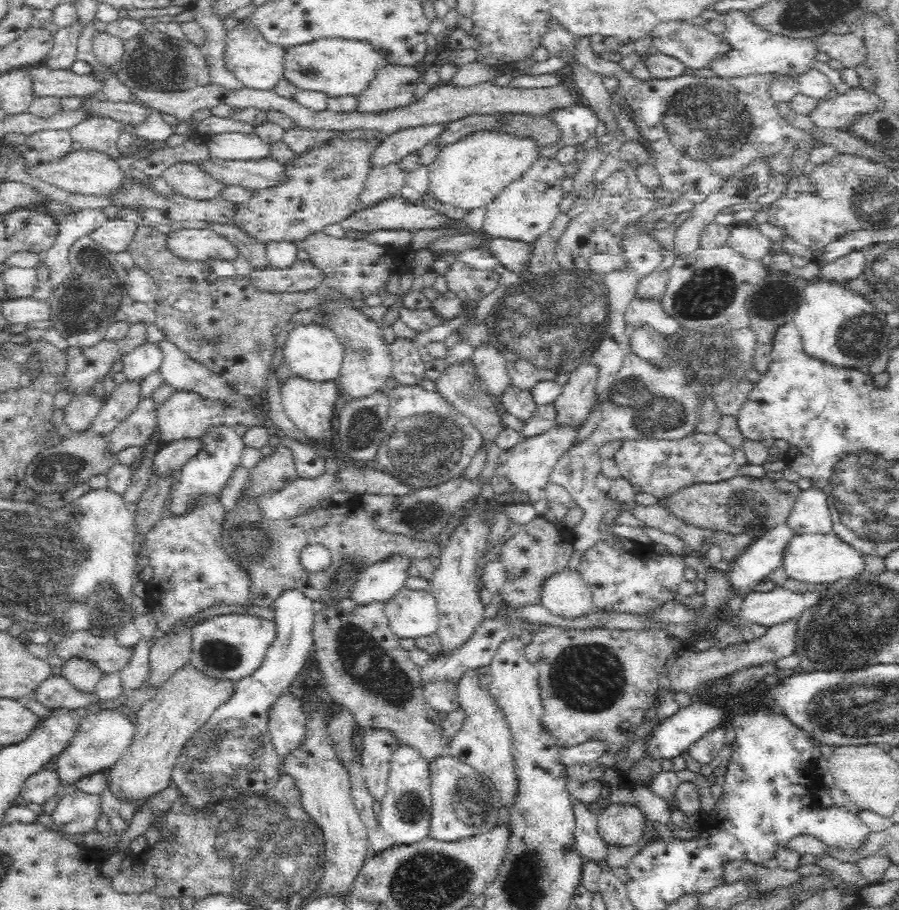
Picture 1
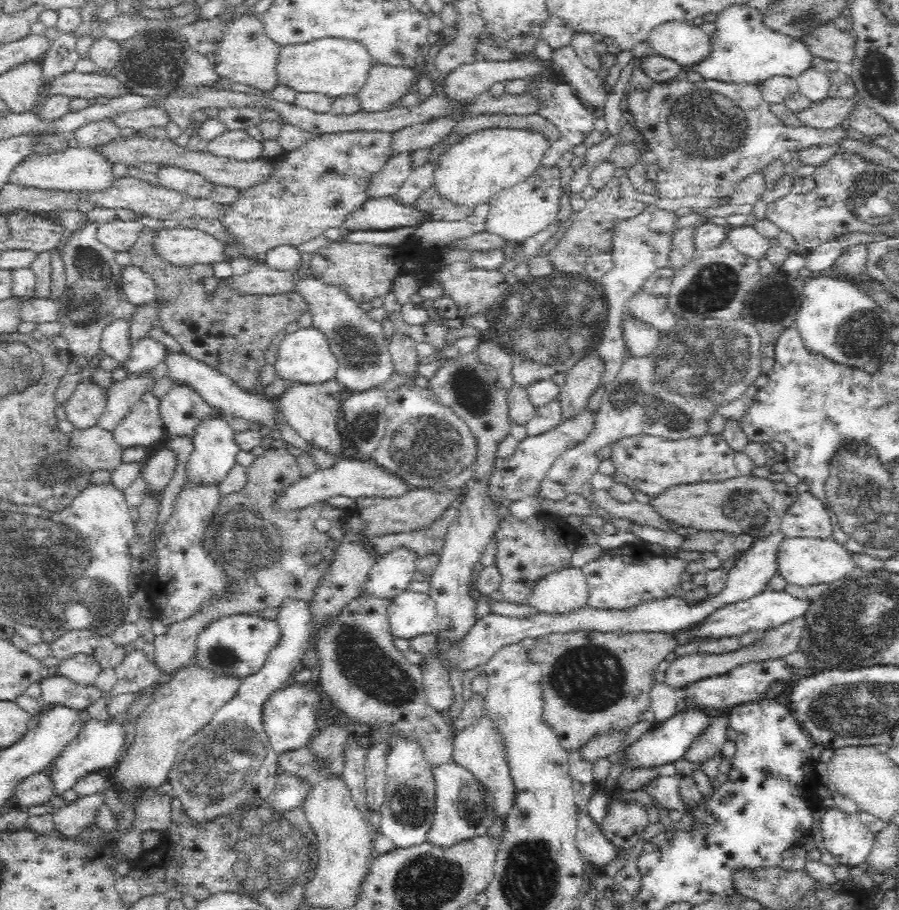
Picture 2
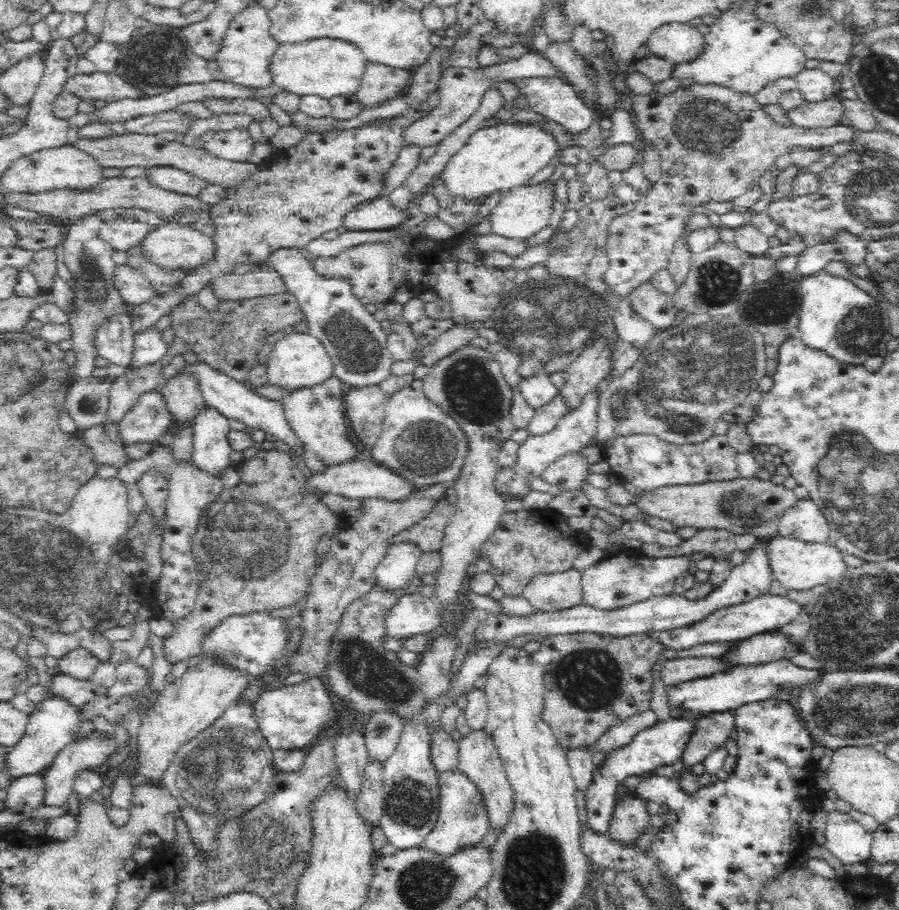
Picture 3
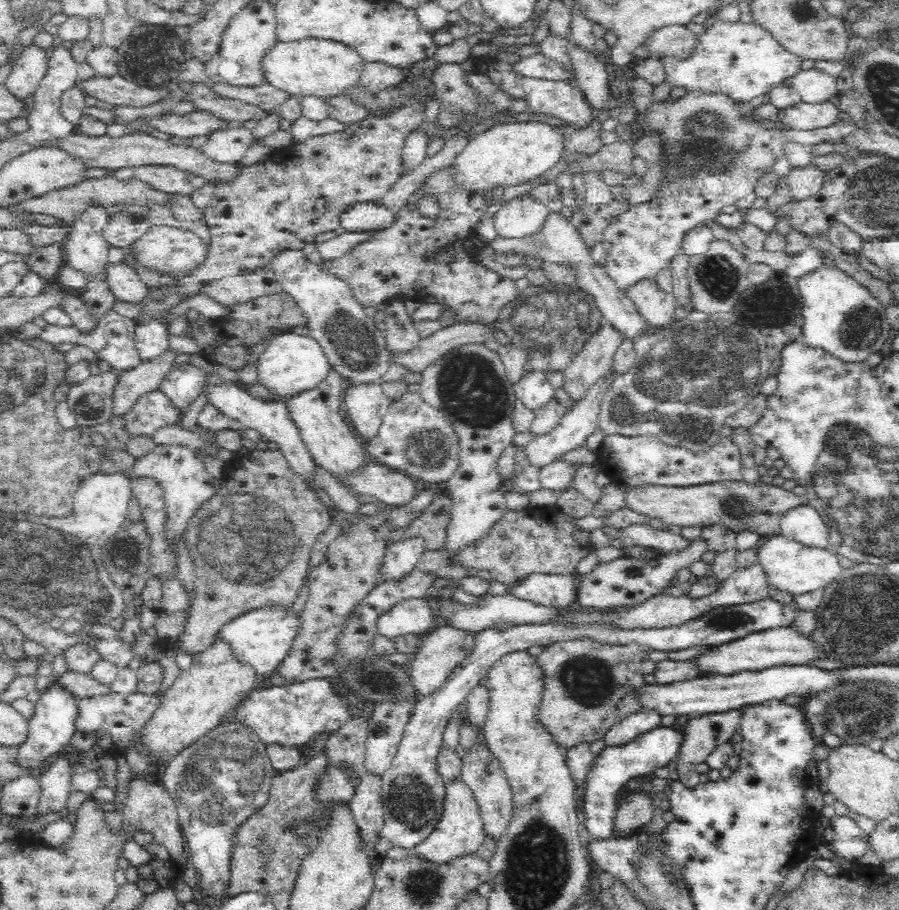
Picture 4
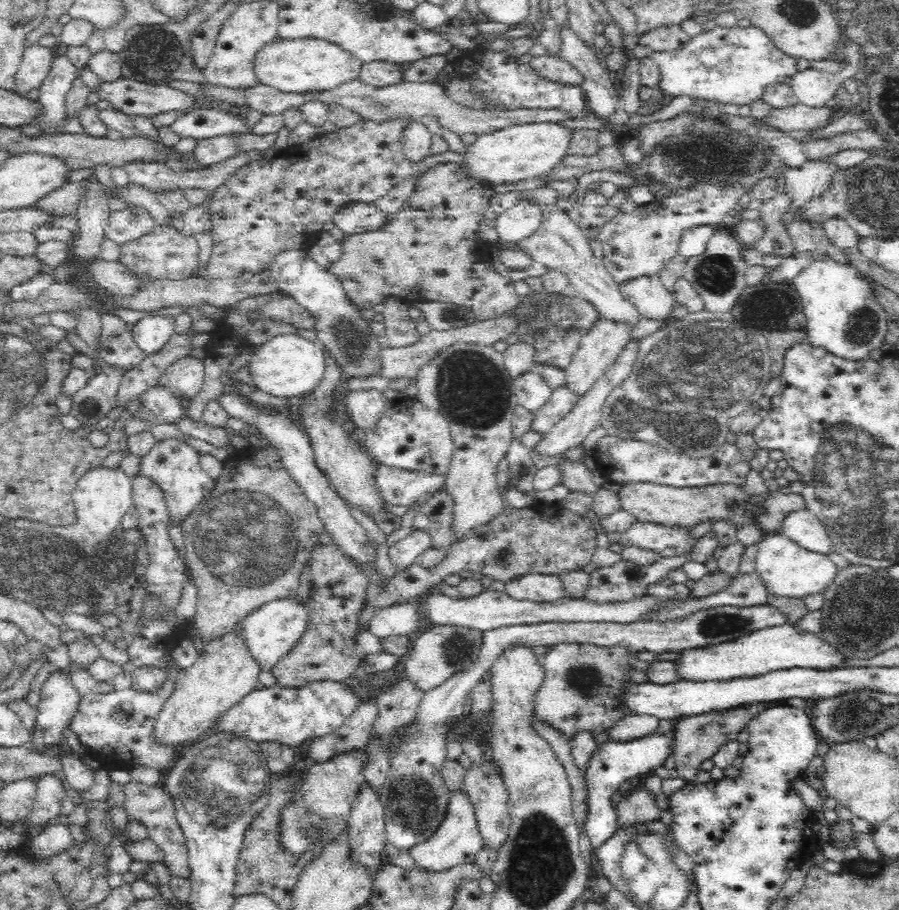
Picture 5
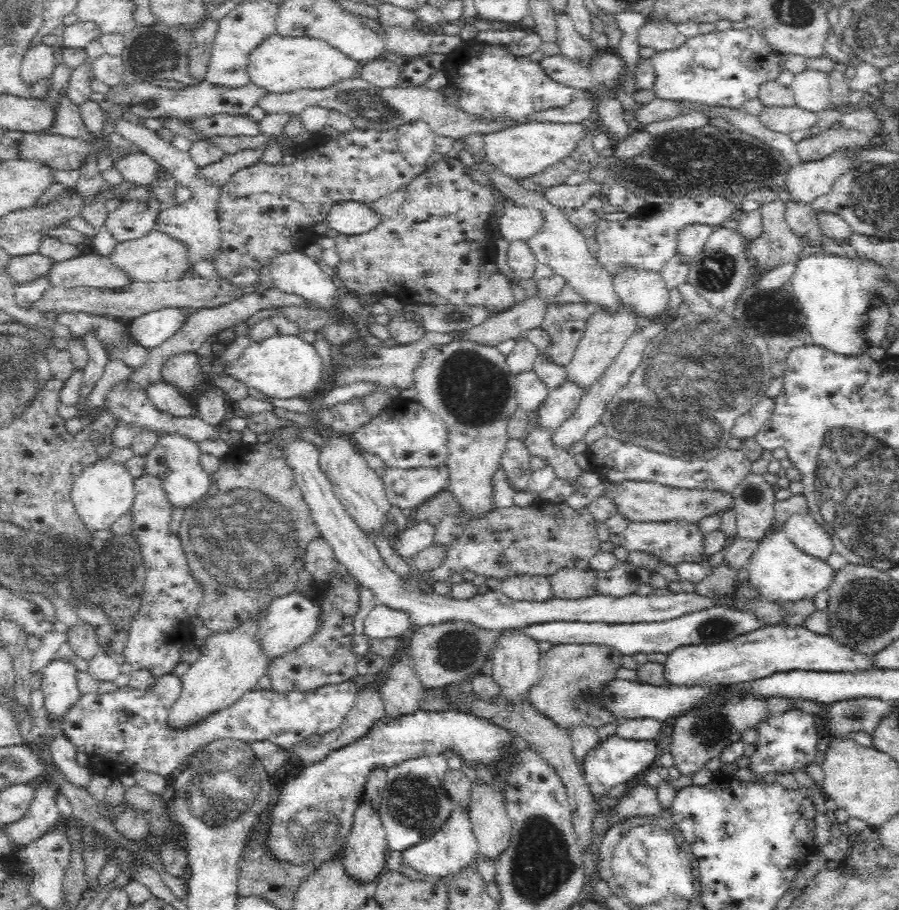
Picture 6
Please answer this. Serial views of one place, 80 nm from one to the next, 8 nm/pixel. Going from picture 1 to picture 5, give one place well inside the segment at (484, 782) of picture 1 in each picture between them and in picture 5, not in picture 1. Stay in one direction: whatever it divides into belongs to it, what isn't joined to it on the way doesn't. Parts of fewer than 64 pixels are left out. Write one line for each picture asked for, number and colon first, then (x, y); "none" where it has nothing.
2: (464, 806)
3: (462, 819)
4: (461, 829)
5: (458, 838)

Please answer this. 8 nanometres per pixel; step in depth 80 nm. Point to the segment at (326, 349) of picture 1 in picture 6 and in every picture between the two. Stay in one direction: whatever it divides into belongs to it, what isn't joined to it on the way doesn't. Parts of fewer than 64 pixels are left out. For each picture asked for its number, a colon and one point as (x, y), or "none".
2: (307, 355)
3: (299, 360)
4: (291, 364)
5: (289, 366)
6: (286, 367)

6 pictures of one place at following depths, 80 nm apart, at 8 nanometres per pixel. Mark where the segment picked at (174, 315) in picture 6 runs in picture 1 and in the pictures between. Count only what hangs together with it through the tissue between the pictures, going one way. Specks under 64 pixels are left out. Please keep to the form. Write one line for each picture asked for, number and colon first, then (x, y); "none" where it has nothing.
1: (138, 365)
2: (144, 357)
3: (149, 347)
4: (152, 340)
5: (151, 334)

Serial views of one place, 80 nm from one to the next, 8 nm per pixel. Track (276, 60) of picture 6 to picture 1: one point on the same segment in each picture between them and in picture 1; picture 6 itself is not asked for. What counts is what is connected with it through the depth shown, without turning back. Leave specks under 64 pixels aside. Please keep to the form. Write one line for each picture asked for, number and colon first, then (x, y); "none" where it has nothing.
1: (338, 67)
2: (336, 67)
3: (327, 67)
4: (309, 67)
5: (307, 65)

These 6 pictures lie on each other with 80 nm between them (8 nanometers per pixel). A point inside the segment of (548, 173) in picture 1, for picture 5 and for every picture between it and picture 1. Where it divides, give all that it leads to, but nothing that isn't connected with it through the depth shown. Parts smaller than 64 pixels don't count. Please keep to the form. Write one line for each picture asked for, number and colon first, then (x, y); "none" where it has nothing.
2: (526, 208)
3: (522, 211)
4: (523, 215)
5: (524, 217)

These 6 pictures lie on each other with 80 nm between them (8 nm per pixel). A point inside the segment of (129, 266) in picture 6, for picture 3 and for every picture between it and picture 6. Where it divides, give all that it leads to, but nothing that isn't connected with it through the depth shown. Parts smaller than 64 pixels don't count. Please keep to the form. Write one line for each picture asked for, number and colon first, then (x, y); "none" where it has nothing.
3: (174, 245)
4: (177, 251)
5: (165, 252)

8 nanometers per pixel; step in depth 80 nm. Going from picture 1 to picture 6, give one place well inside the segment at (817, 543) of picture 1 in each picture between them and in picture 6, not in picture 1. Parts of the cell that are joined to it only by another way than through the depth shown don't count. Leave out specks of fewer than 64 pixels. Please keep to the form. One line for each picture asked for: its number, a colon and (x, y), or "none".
2: (805, 560)
3: (797, 564)
4: (791, 566)
5: (787, 569)
6: (778, 567)

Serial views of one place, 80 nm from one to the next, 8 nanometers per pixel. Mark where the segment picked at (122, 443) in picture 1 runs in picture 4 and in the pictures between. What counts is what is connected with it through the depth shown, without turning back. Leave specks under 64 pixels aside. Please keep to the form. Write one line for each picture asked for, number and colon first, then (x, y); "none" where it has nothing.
2: (141, 427)
3: (148, 420)
4: (152, 412)

